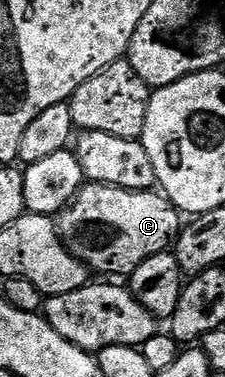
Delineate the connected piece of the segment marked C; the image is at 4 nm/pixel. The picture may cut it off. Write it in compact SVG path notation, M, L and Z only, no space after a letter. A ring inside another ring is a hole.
M83 184L74 200L57 214L58 238L73 257L80 259L87 270L98 273L123 273L129 275L152 255L167 252L180 232L180 214L173 203L158 191L132 191L111 185Z

